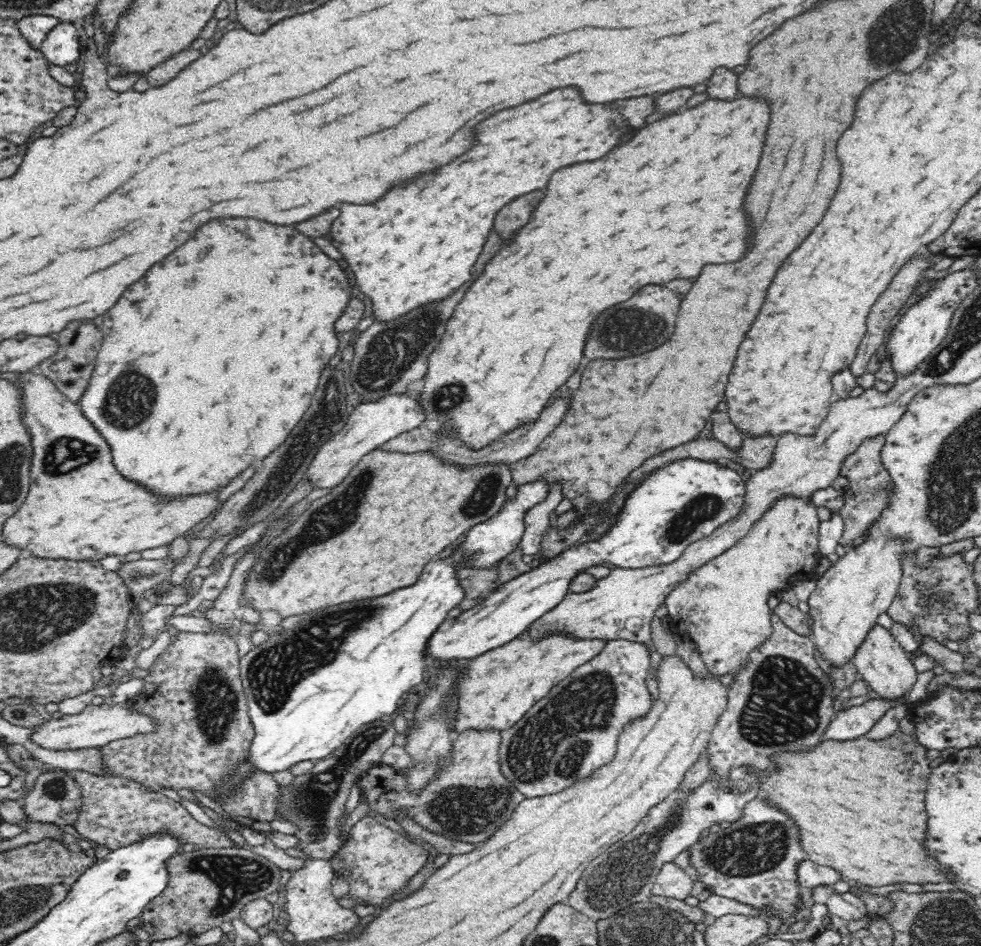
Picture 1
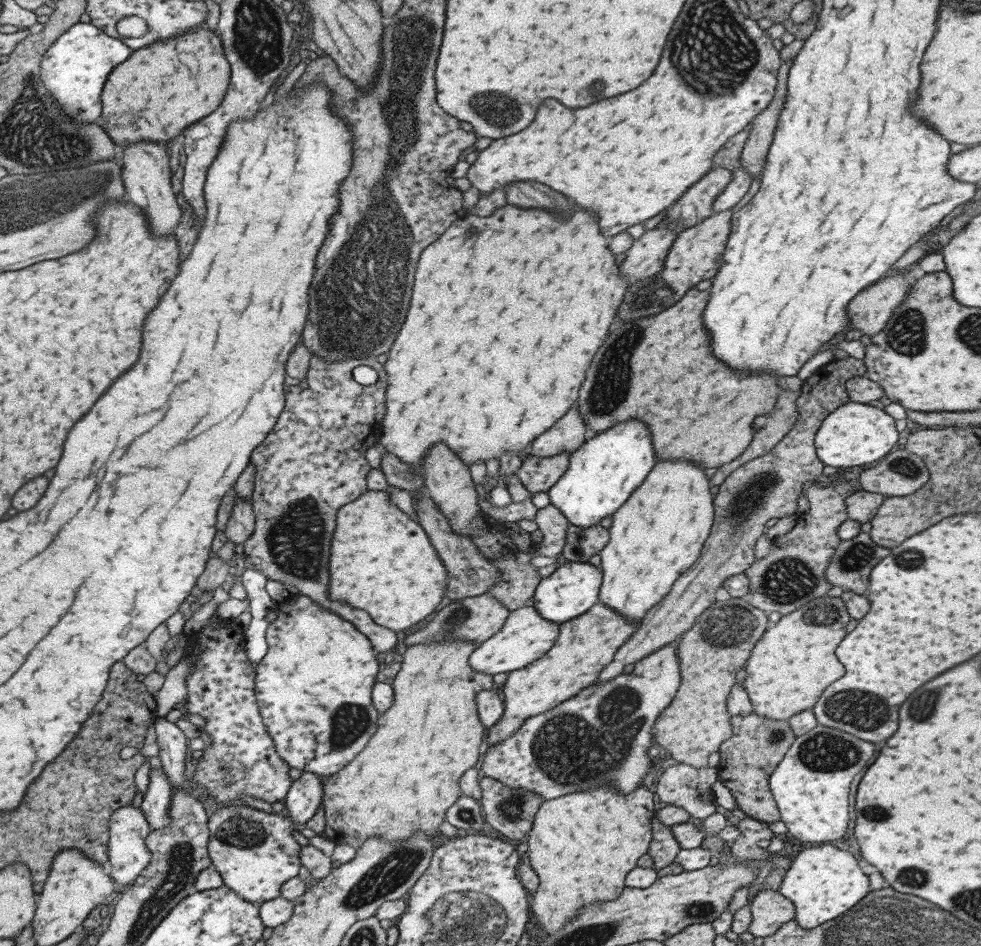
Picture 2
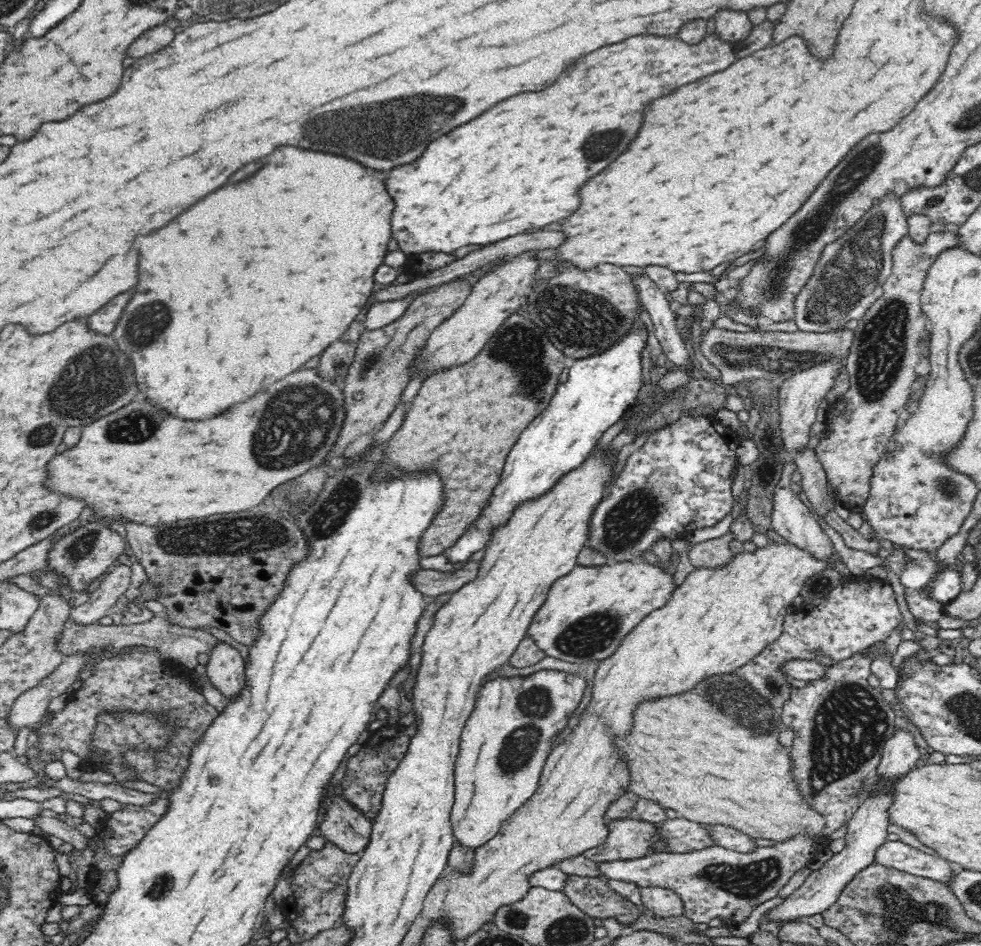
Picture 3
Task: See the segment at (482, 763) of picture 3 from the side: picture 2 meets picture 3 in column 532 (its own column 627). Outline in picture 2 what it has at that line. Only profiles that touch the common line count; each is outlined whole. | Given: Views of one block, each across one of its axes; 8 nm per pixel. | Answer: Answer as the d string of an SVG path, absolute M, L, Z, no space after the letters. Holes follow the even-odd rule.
M682 636L678 637L674 642L663 646L660 650L652 652L652 654L649 654L646 658L639 660L639 662L634 665L632 672L619 674L615 679L600 683L599 685L594 682L590 687L584 687L582 691L571 699L557 704L555 707L552 707L542 714L534 715L526 719L512 736L509 736L506 740L502 740L502 742L494 743L492 748L482 757L481 776L491 777L493 780L511 789L536 792L536 794L539 794L542 798L545 798L545 800L552 800L570 793L592 790L592 788L600 788L600 786L604 786L604 784L612 786L612 788L621 795L627 795L628 793L634 792L636 788L640 788L640 784L643 784L644 778L649 773L650 768L655 768L653 760L648 755L648 750L651 748L650 744L652 744L652 740L654 740L652 737L654 723L656 719L659 718L659 714L666 710L666 706L672 702L672 699L676 696L676 690L678 690L678 686L680 686L680 668L678 668L678 658L676 658L676 656L677 646L681 638Z

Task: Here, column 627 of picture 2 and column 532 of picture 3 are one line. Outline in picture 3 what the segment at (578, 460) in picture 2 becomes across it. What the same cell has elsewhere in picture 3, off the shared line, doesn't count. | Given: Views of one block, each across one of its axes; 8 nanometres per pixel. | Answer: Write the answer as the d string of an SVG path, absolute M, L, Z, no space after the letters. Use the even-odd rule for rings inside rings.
M643 324L642 327L629 331L624 339L618 340L602 354L575 360L569 368L568 379L558 386L546 412L542 412L542 416L522 432L520 440L508 454L498 488L494 488L482 516L458 538L456 544L446 548L443 555L450 564L468 563L472 554L484 550L493 540L494 530L512 516L516 506L544 496L562 476L576 470L590 456L602 434L635 404L639 390L650 384L642 381L640 353L648 342L646 326Z

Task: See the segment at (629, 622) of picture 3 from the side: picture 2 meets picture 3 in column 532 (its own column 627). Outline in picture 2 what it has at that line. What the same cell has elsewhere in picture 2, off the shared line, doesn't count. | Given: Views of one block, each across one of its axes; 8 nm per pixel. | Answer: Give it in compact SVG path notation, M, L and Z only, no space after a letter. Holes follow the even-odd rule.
M598 602L588 612L559 625L558 636L544 656L508 675L503 684L506 688L505 711L500 720L488 728L488 750L494 743L512 736L526 719L571 699L596 682L618 649L638 630L639 623L625 619L618 611Z

